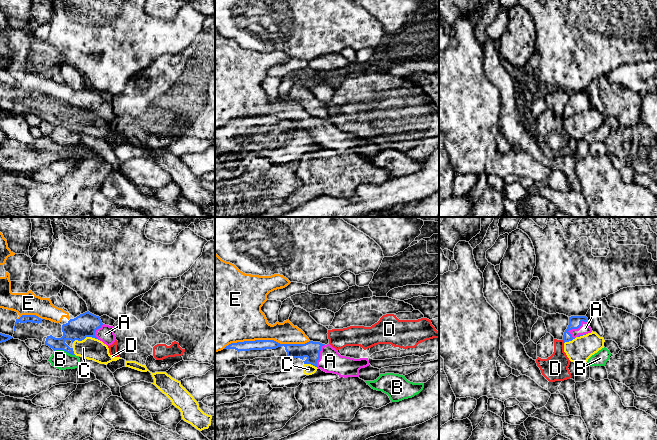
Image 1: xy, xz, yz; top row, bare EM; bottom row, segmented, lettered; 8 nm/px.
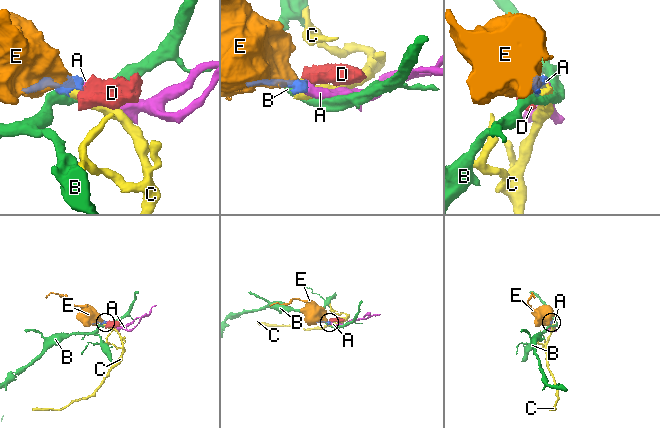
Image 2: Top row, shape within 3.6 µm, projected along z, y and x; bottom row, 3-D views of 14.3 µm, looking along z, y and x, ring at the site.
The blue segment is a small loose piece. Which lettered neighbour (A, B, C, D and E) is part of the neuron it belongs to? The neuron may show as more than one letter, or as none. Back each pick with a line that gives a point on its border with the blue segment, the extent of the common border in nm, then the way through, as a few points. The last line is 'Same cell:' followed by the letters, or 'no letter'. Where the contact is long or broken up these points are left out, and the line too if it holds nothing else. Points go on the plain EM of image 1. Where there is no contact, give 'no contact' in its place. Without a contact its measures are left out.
A: meets blue in yz at (578, 103); contact 190 nm long; runs through yz (574, 97), (578, 103), (585, 104)
E: meets blue in xz at (266, 116); contact 700 nm long
Same cell: A, E

